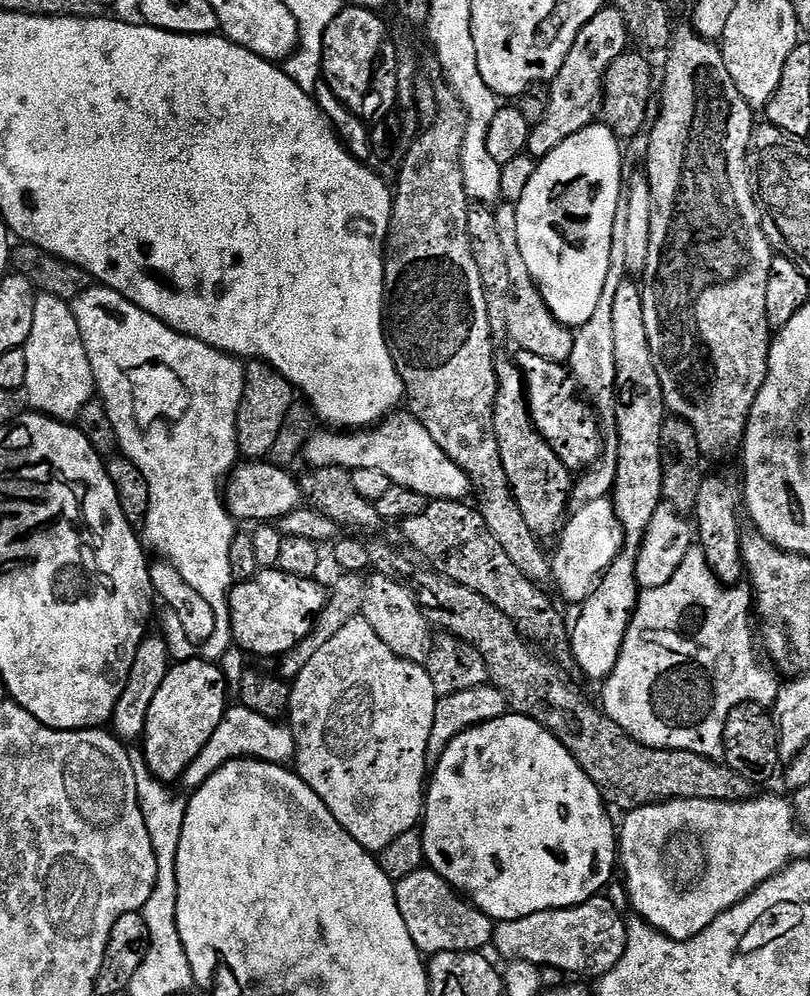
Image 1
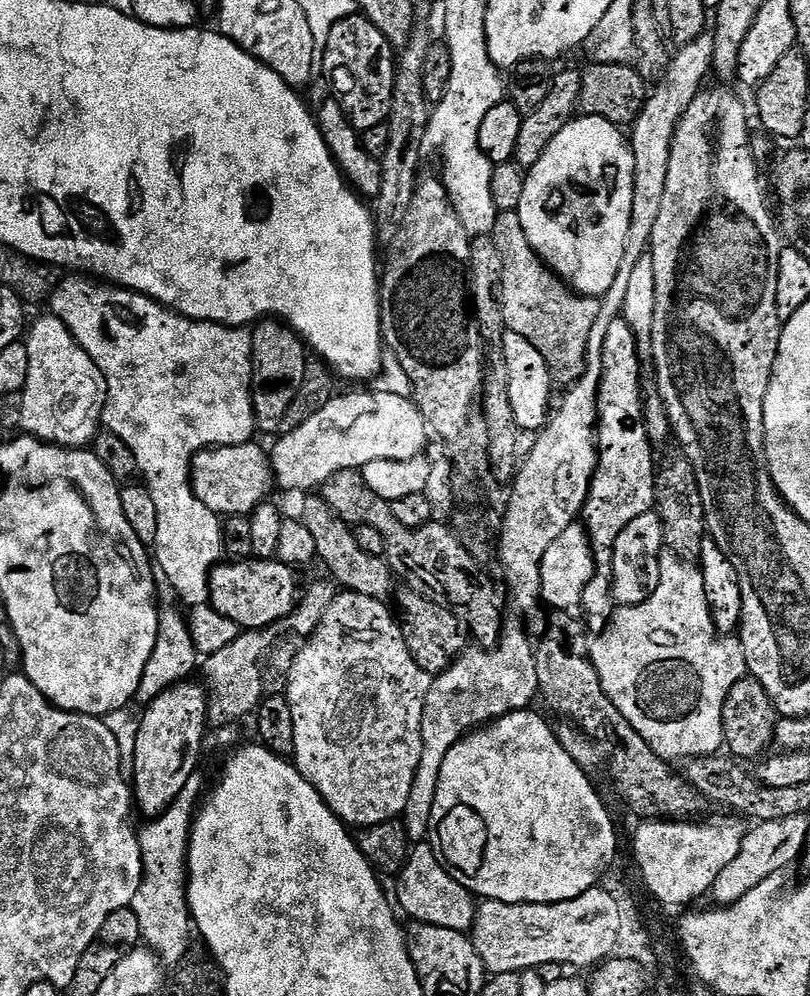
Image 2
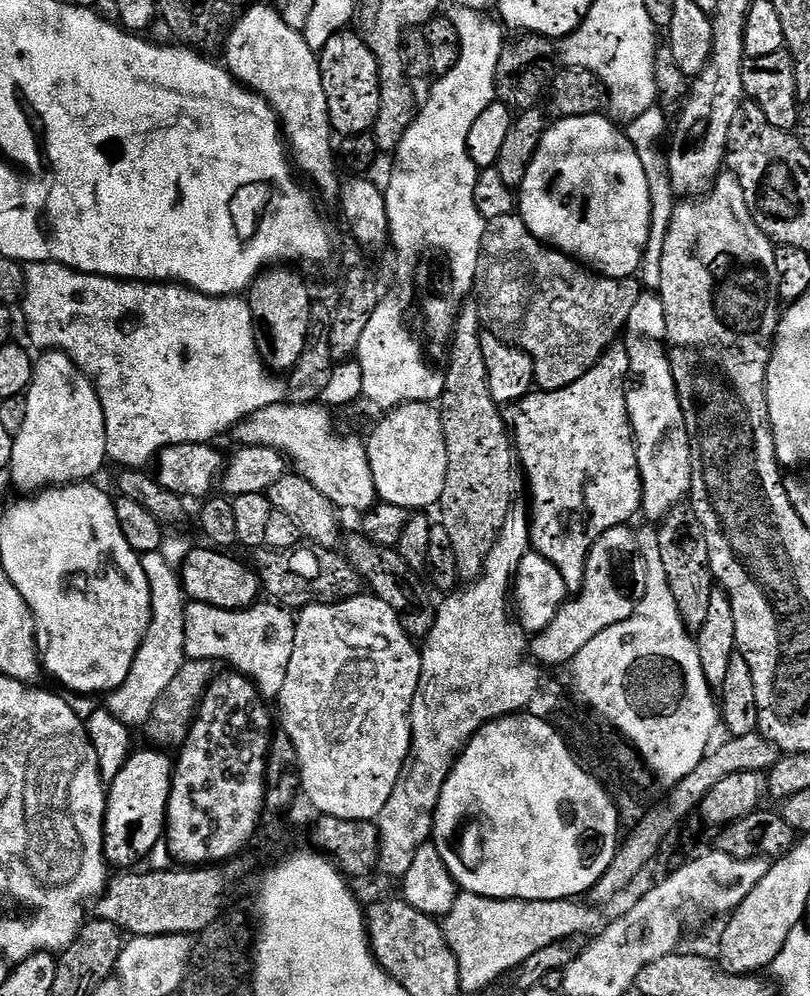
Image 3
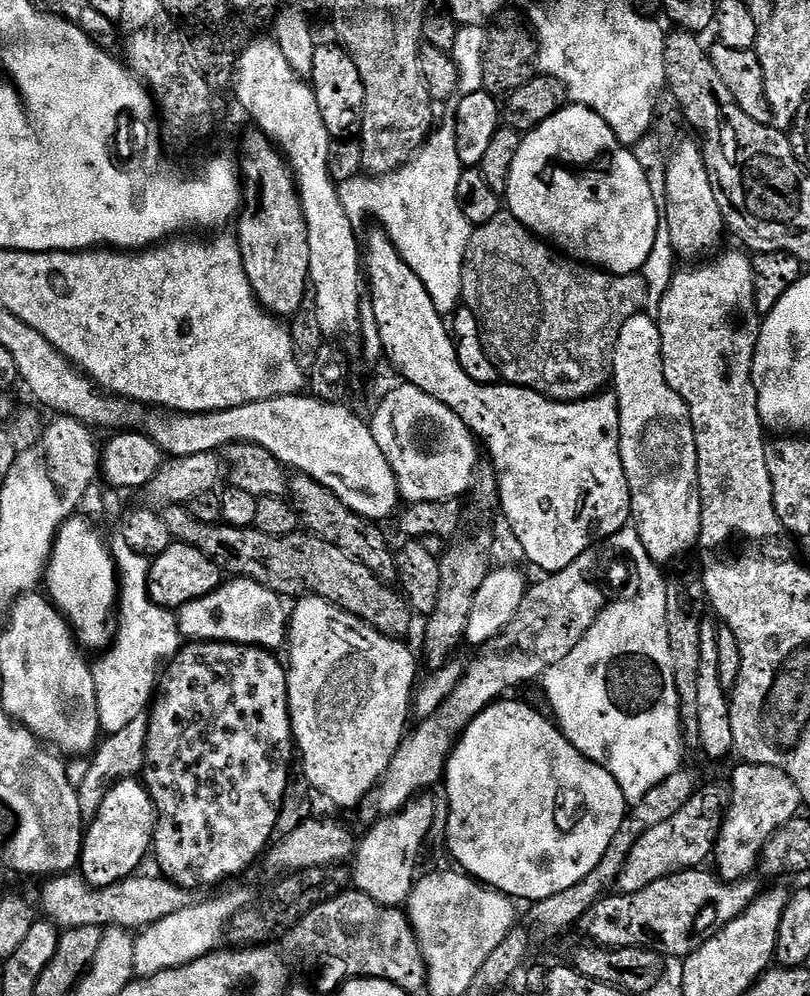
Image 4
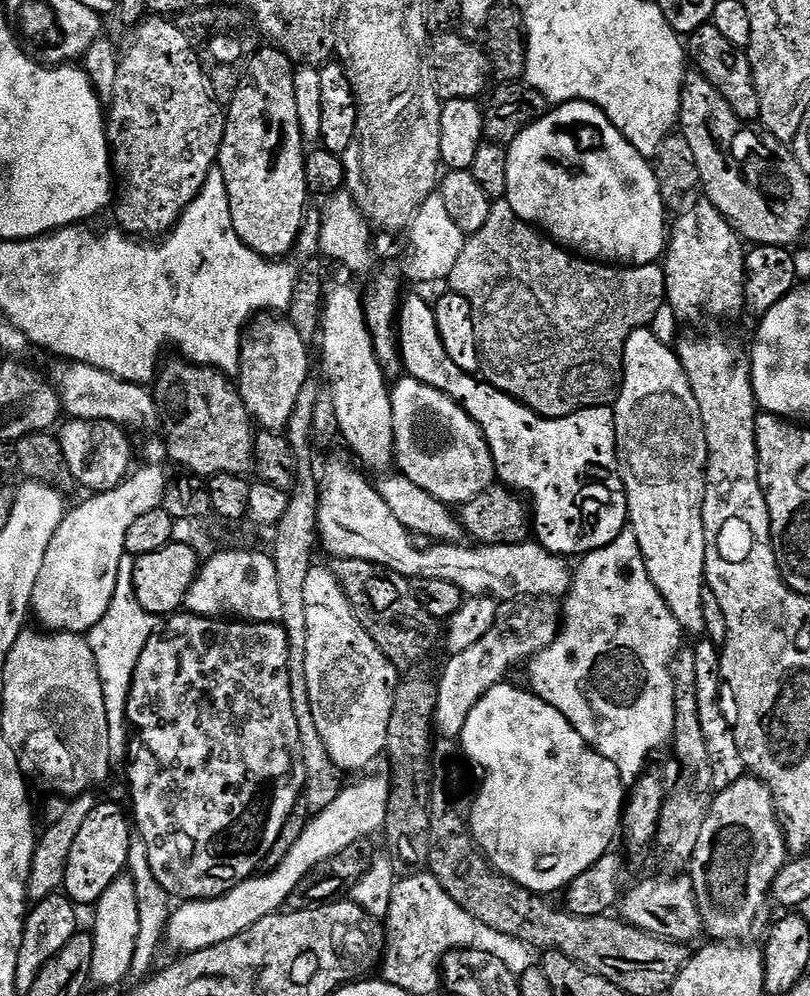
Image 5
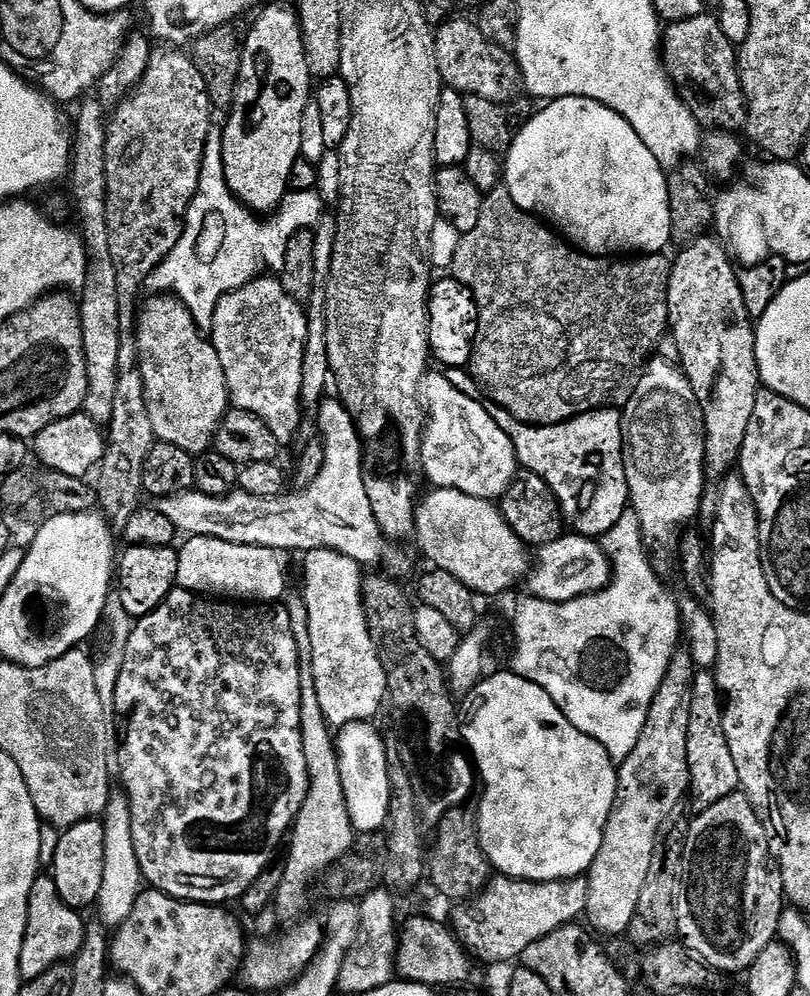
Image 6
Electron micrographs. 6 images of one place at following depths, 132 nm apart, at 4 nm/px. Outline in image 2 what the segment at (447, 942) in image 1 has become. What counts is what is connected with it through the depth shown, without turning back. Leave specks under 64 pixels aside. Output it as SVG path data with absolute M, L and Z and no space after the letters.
M416 842L411 845L408 860L398 873L396 896L404 912L417 924L442 926L446 930L467 933L472 927L478 907L471 892L466 891L454 878L450 878L440 857L434 854L431 844Z

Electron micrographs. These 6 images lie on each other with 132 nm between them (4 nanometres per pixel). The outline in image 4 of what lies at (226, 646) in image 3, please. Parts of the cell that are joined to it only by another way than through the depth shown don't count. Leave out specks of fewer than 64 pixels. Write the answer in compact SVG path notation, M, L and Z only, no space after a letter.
M232 578L210 594L183 604L178 610L181 637L192 642L217 640L219 644L250 644L254 648L283 649L290 627L285 601L253 580Z

